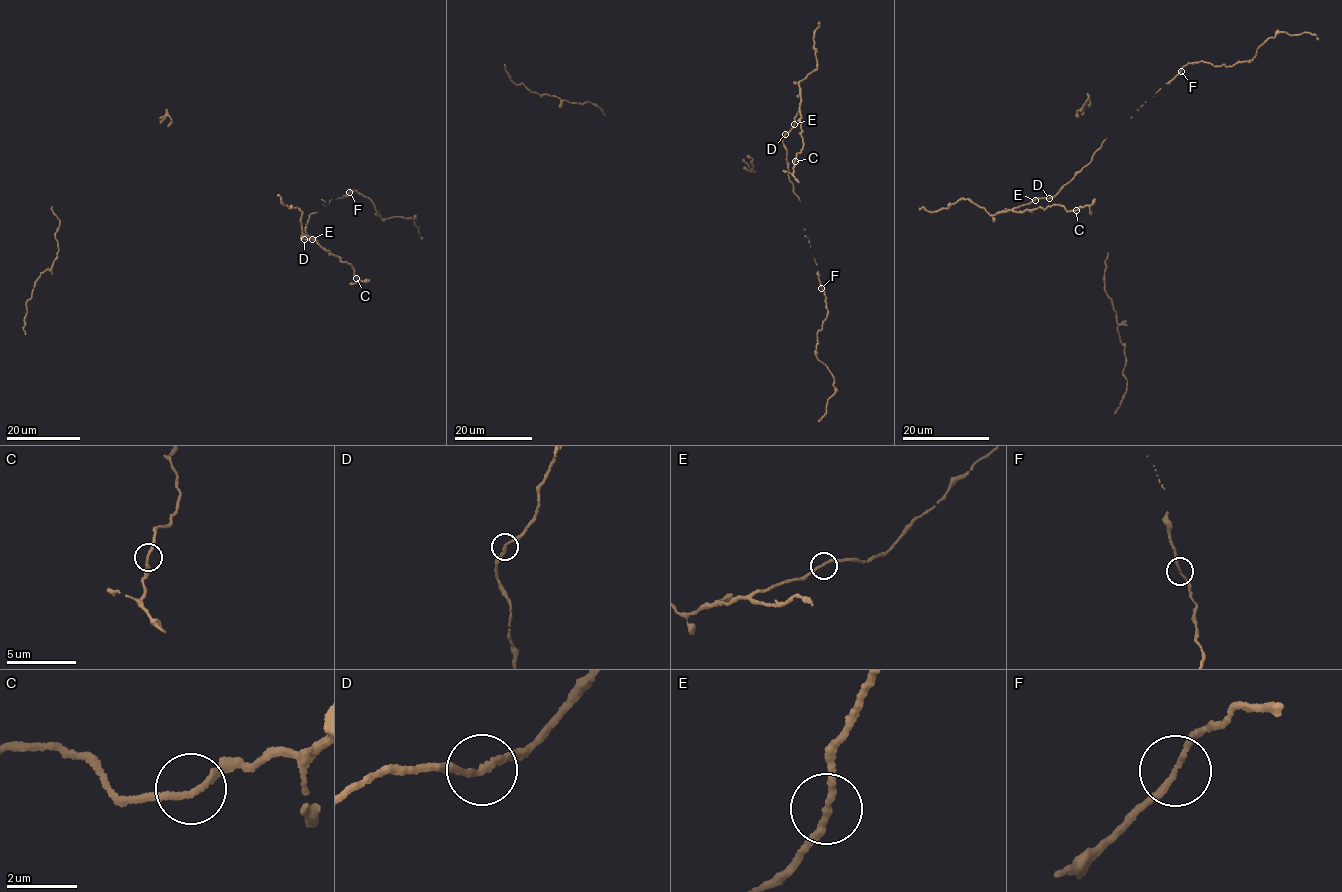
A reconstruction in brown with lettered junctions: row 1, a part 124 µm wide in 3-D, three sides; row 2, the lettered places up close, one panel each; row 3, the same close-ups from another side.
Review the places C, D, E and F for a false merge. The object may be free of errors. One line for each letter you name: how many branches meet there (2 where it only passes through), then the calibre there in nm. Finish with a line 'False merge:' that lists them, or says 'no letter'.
False merge: no letter

